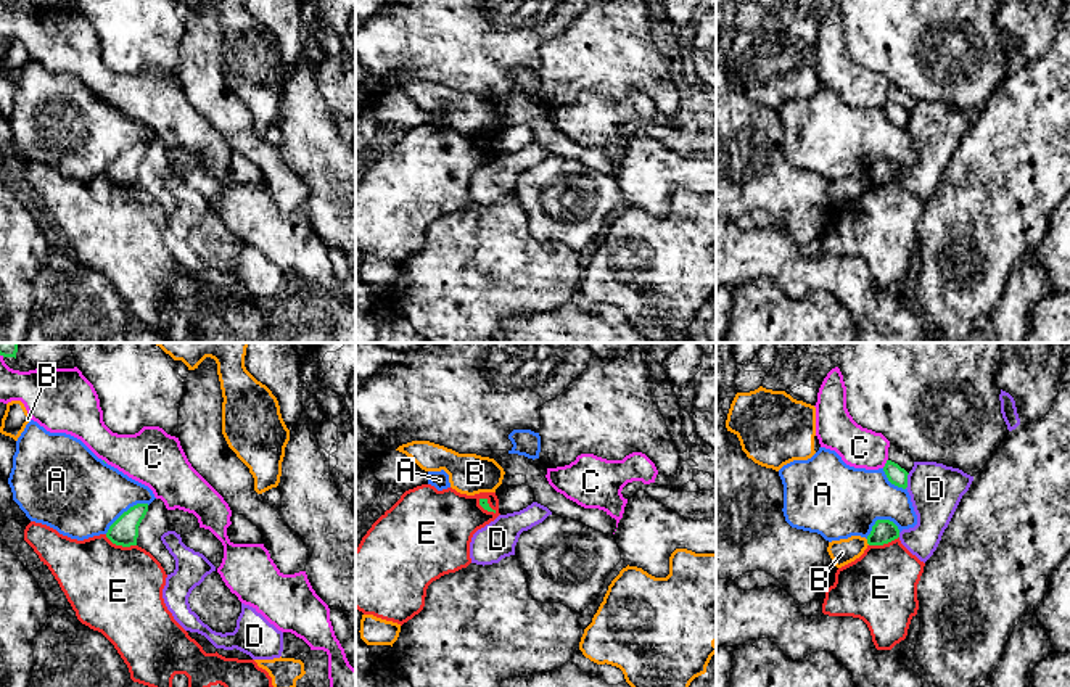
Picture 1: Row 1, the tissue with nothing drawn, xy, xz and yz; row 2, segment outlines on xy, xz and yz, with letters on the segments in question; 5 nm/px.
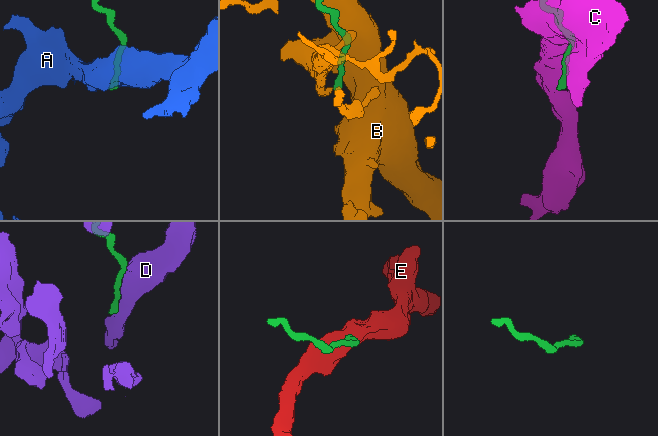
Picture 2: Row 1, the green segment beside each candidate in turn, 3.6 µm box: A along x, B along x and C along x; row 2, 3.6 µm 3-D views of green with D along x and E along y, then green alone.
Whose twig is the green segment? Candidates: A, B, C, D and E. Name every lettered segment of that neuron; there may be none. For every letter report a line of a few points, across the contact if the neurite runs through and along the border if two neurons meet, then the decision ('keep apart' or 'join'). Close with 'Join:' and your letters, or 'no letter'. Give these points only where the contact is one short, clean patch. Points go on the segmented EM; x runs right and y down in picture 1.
A: keep apart
B: keep apart
C: keep apart
D: join
E: line xy (105, 534), (116, 544), (135, 546); keep apart
Join: D

